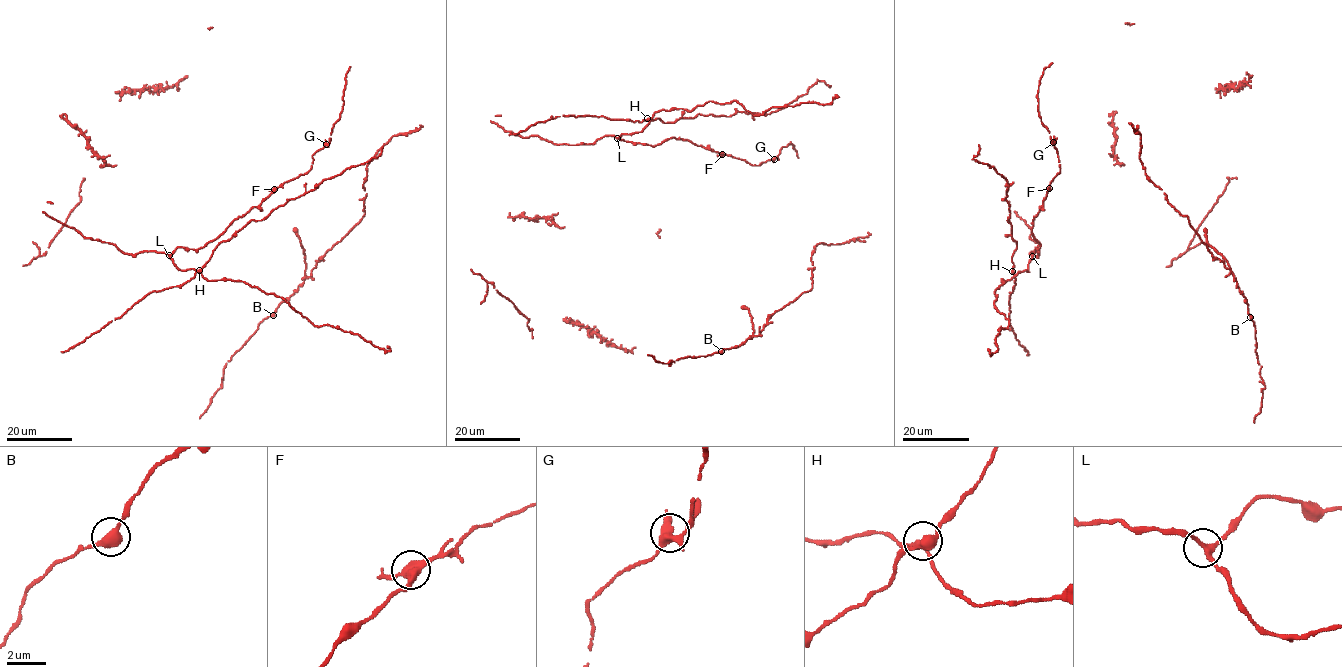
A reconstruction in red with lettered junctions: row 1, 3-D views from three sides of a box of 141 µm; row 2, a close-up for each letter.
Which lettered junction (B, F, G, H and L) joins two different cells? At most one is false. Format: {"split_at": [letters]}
{"split_at": ["F"]}

